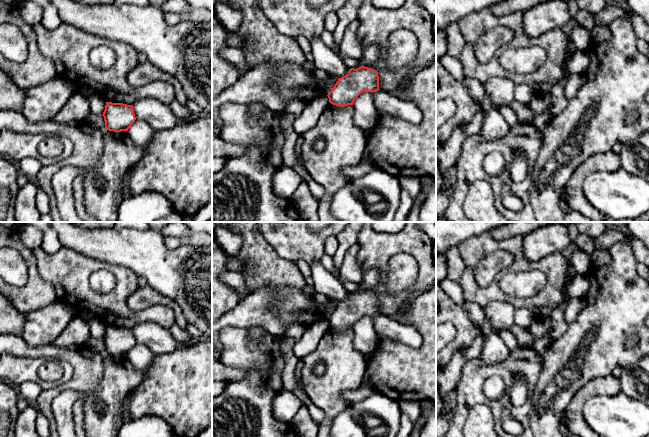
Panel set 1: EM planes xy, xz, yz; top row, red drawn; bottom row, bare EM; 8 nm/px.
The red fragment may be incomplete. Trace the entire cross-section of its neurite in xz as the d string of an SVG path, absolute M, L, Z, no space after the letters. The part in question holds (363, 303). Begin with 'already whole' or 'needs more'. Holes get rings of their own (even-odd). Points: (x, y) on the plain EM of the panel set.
already whole | M362 289L357 293L349 293L346 300L338 302L327 320L331 328L344 331L353 329L361 317L378 314L380 314L378 296Z

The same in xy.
already whole | M106 326L103 336L105 353L114 356L128 355L136 341L133 329Z

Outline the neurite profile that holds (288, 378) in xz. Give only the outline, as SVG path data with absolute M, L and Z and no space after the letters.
M283 337L281 342L281 353L285 362L281 379L283 389L289 392L293 392L294 388L296 387L294 370L298 361L300 360L292 351L296 341L297 340L291 337Z

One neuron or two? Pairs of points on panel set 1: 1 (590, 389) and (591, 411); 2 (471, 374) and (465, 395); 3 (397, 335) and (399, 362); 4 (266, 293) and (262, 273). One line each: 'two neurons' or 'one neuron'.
1: two neurons
2: one neuron
3: two neurons
4: two neurons

